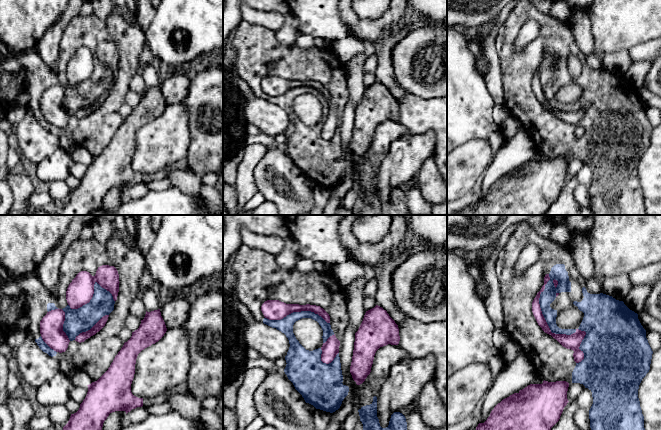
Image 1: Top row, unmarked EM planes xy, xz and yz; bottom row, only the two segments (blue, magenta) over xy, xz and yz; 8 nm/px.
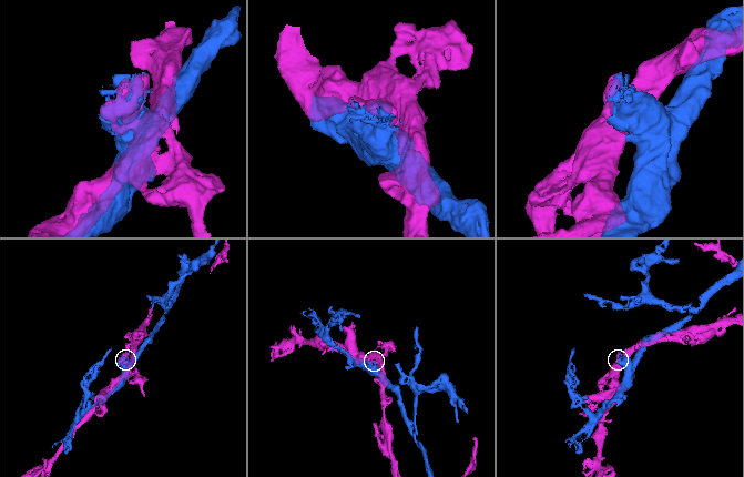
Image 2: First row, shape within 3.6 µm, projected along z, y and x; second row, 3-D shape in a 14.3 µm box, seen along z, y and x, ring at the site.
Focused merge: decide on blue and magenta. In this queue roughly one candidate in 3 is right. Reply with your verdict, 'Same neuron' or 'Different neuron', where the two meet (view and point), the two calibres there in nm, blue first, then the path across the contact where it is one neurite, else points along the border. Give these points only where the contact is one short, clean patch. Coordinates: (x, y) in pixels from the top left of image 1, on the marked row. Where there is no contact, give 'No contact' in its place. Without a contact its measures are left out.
Different neuron. Touches blue at yz (542, 312). Thickness 110 nm (blue) against 70 nm

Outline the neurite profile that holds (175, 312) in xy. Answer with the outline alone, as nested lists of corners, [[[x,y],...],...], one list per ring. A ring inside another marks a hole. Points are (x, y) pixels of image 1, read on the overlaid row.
[[[175,293],[165,305],[160,307],[161,316],[167,329],[173,329],[183,325],[188,318],[190,304],[191,297],[181,293]]]

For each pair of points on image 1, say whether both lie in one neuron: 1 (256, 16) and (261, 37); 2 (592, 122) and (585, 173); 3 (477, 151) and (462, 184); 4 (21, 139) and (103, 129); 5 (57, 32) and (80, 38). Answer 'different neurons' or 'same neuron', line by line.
1: different neurons
2: different neurons
3: same neuron
4: different neurons
5: different neurons

